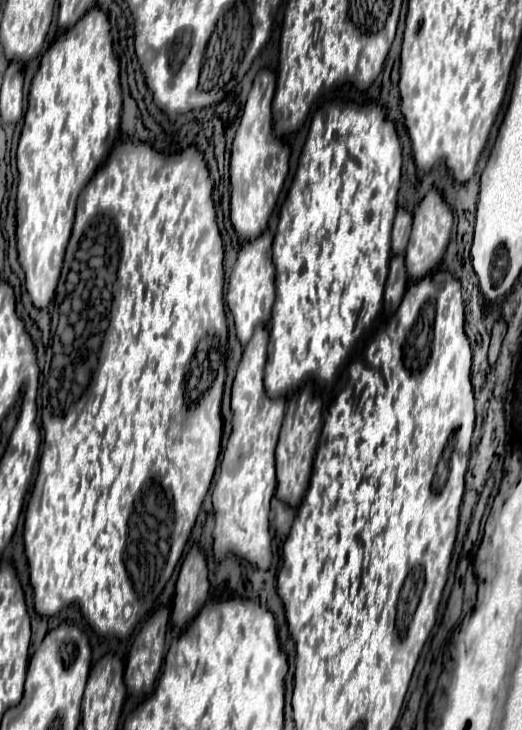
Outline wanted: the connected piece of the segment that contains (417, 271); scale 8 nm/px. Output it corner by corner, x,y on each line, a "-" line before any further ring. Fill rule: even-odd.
432,187
414,211
412,233
410,233
410,241
406,247
406,269
412,281
418,281
426,273
432,273
432,269
442,261
442,255
450,239
450,231
452,231
452,211
448,203
442,199
442,195
438,193
438,189

